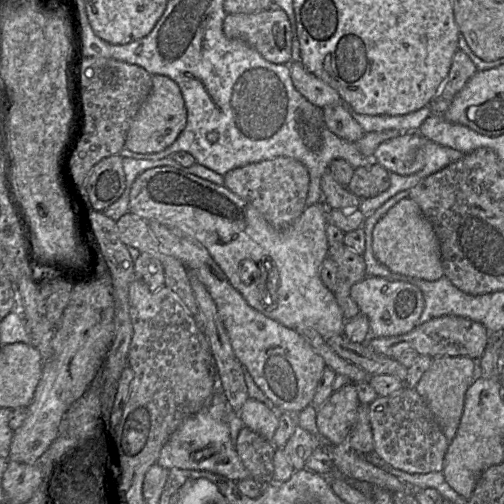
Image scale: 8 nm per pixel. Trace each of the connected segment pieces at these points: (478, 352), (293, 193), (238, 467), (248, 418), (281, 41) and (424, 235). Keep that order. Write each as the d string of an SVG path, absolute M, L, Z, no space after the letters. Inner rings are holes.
M443 315L418 324L405 334L386 337L370 335L366 345L375 353L391 358L405 350L412 349L418 354L429 356L432 359L437 356L467 356L477 360L482 356L487 339L488 332L481 323L461 316Z
M277 157L228 171L224 175L224 186L250 203L273 227L283 229L306 208L309 173L301 162L291 157Z
M216 390L204 408L185 419L174 431L162 447L156 464L168 470L172 468L206 470L235 482L250 478L231 441L227 424L229 411L226 396L221 390Z
M248 397L240 410L244 427L271 441L278 427L279 414L264 403Z
M271 7L254 14L227 14L223 22L223 32L229 39L241 40L261 56L274 64L289 64L292 56L292 31L287 14L279 7Z
M409 197L398 201L375 224L372 250L375 258L393 273L428 281L443 276L438 237L418 204Z

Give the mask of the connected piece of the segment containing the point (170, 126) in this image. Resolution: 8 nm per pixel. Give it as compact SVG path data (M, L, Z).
M152 75L152 89L127 132L124 147L134 153L158 153L169 147L186 126L187 111L179 86L164 75Z

